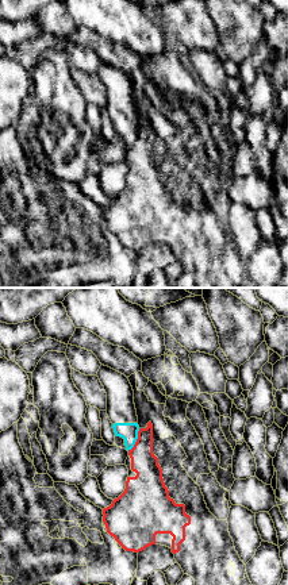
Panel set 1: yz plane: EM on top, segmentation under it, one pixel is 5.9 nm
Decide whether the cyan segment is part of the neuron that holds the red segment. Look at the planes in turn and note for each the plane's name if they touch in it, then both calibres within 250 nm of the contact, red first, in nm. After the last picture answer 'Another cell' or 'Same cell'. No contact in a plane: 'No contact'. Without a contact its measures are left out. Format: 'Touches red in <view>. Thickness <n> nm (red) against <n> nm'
Touches red in yz. Thickness 160 nm (red) against 110 nm

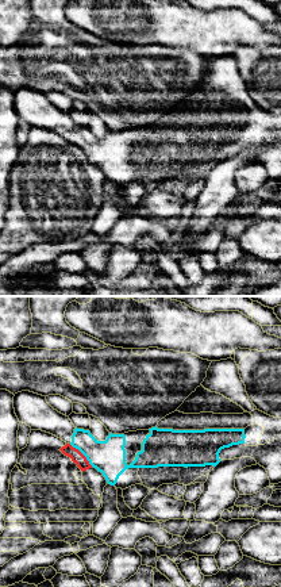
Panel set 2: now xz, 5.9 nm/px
Touches red in xz. Thickness 70 nm (red) against 200 nm

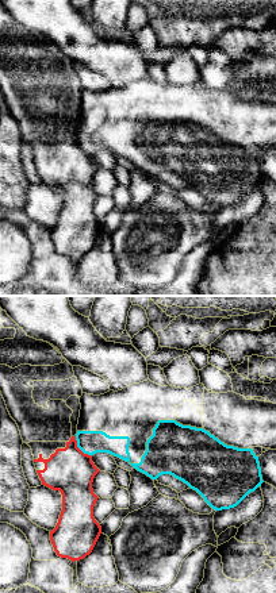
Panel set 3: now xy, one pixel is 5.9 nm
Touches red in xy. Thickness 280 nm (red) against 140 nm

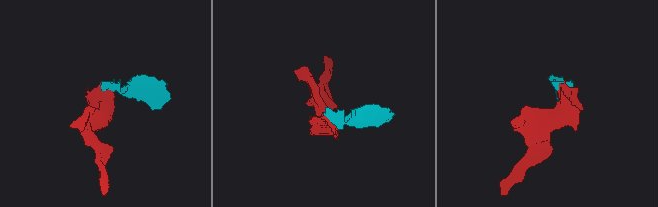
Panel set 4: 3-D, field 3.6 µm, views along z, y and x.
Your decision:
Another cell

